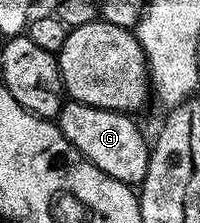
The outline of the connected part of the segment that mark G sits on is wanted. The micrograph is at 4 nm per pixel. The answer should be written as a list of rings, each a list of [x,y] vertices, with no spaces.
[[[73,99],[64,103],[59,111],[57,123],[61,134],[97,170],[105,170],[122,184],[138,186],[147,173],[147,163],[151,157],[148,141],[143,141],[143,132],[134,124],[132,117],[125,112],[114,112],[97,106],[82,104]]]

